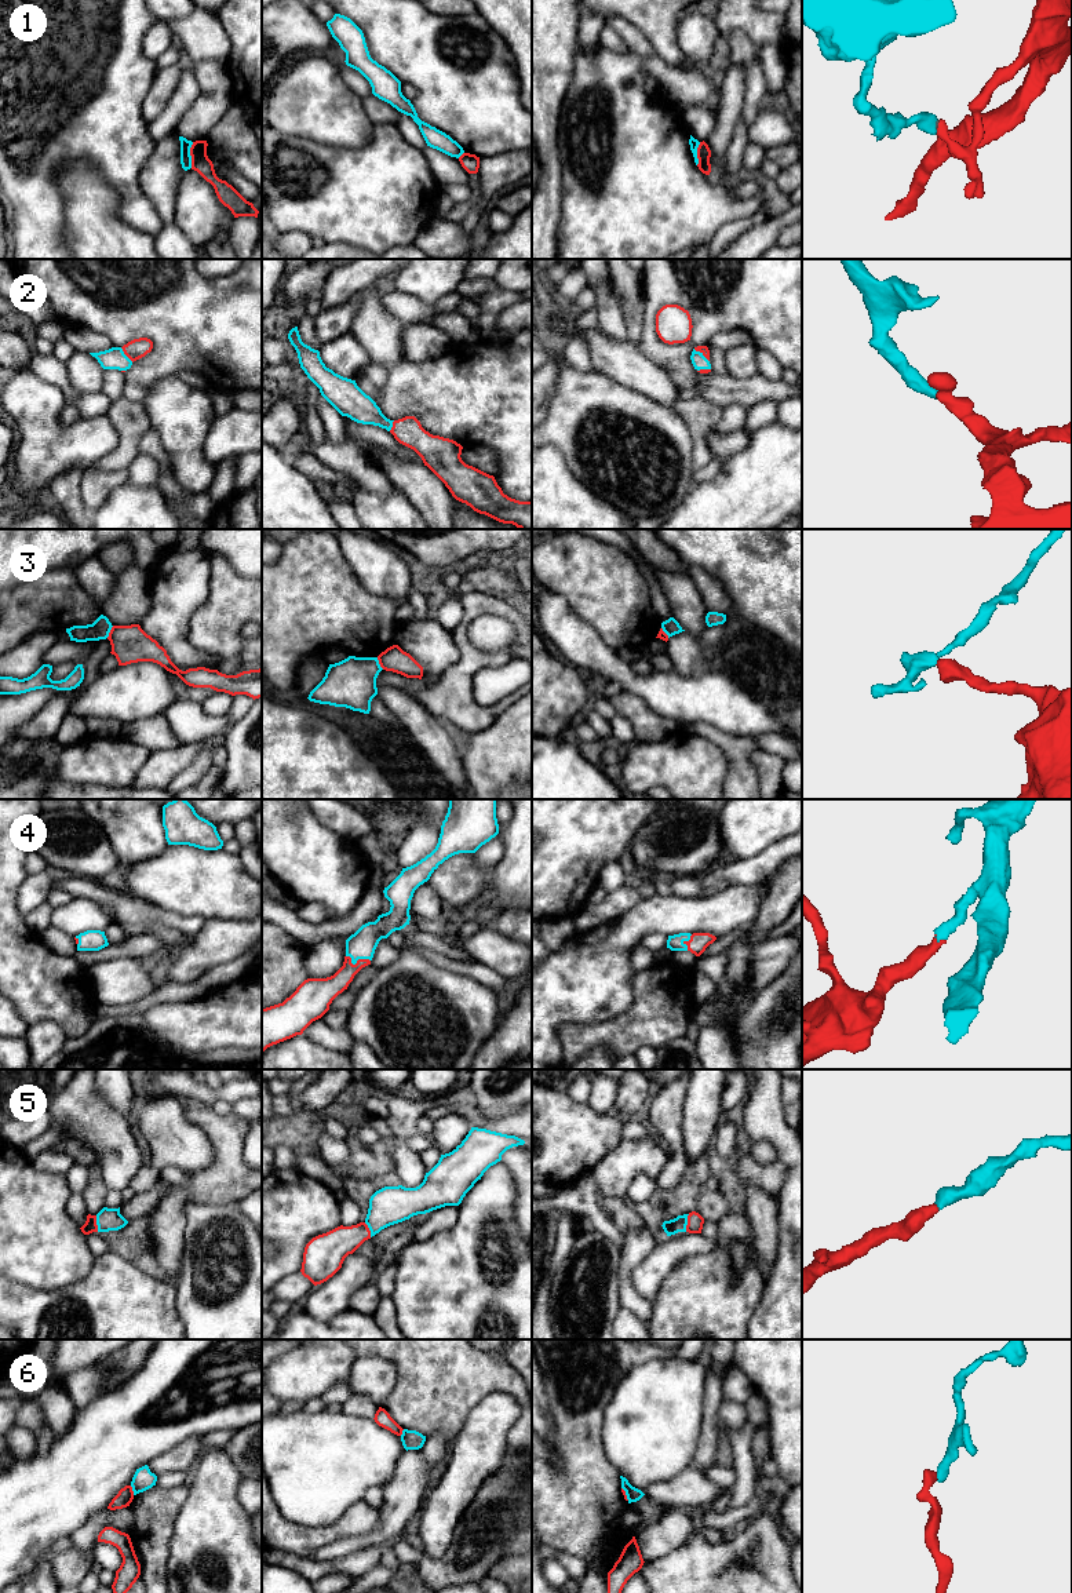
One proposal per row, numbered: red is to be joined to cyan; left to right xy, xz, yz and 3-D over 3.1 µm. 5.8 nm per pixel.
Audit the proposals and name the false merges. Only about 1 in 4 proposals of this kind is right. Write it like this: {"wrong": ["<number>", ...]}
{"wrong": ["1", "3", "6"]}

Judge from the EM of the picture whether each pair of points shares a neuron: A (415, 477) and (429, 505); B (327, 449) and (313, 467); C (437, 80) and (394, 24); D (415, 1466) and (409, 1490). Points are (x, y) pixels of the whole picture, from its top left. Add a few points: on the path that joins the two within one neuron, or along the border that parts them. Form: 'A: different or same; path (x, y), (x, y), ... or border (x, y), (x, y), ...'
A: same; path (419, 484), (429, 498)
B: different; border (312, 454), (334, 470), (347, 476)
C: same; path (437, 66), (408, 37)
D: same; path (412, 1472), (409, 1484)

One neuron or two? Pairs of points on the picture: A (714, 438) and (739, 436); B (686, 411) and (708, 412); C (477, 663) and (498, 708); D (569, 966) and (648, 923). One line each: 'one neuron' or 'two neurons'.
A: one neuron
B: one neuron
C: one neuron
D: one neuron

